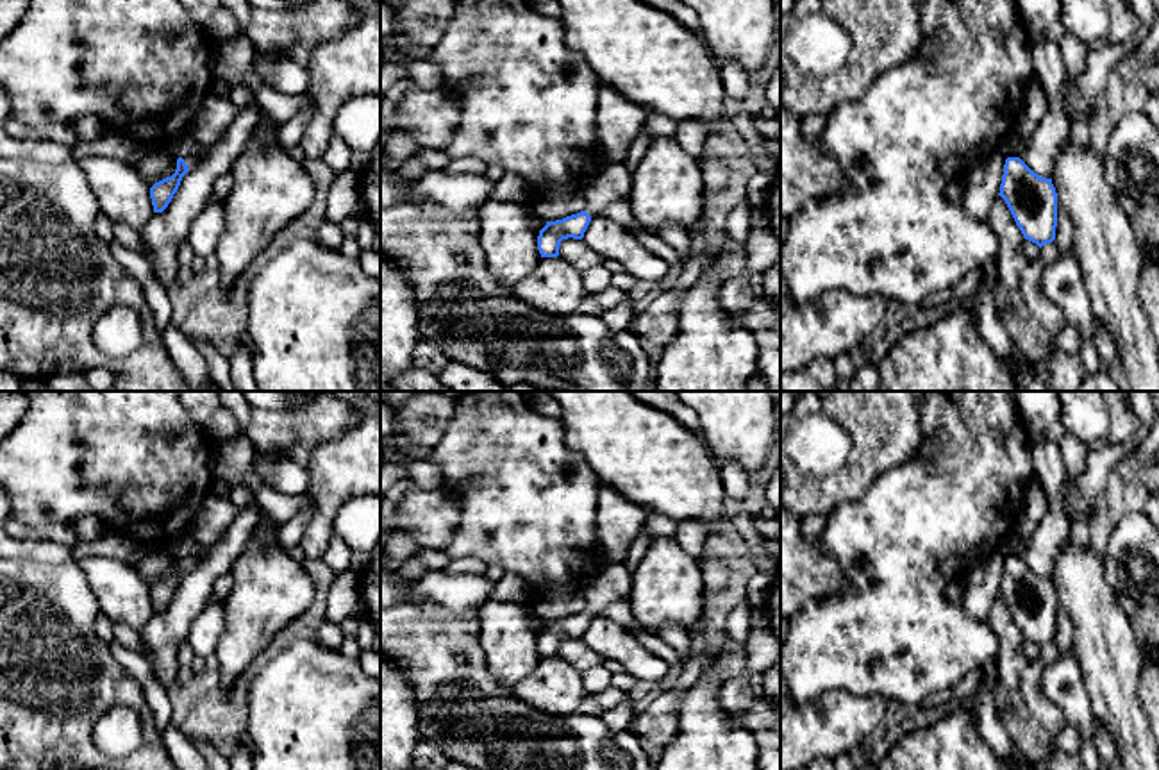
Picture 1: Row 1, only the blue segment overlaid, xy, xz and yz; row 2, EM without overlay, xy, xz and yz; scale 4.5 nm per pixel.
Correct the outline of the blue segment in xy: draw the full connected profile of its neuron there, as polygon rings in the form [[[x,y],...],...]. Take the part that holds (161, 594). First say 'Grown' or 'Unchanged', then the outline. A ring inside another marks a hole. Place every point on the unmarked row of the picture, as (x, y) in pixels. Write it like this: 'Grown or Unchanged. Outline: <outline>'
Grown. Outline: [[[198,541],[196,545],[198,545],[198,550],[195,554],[184,559],[182,557],[177,559],[177,570],[171,577],[163,579],[150,588],[154,613],[163,613],[168,607],[168,604],[171,602],[173,595],[180,586],[182,577],[191,568],[200,566],[209,557],[211,550],[216,547],[216,545],[204,545]]]

